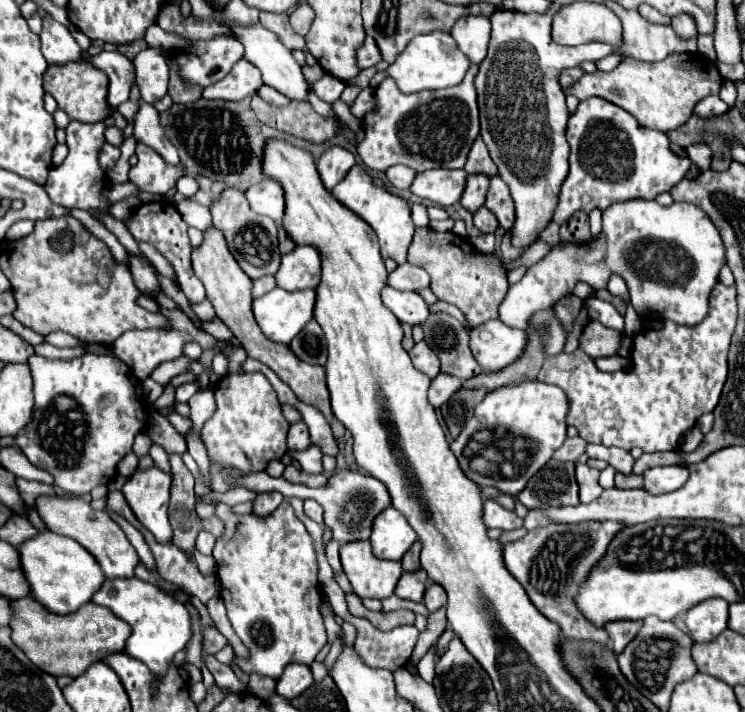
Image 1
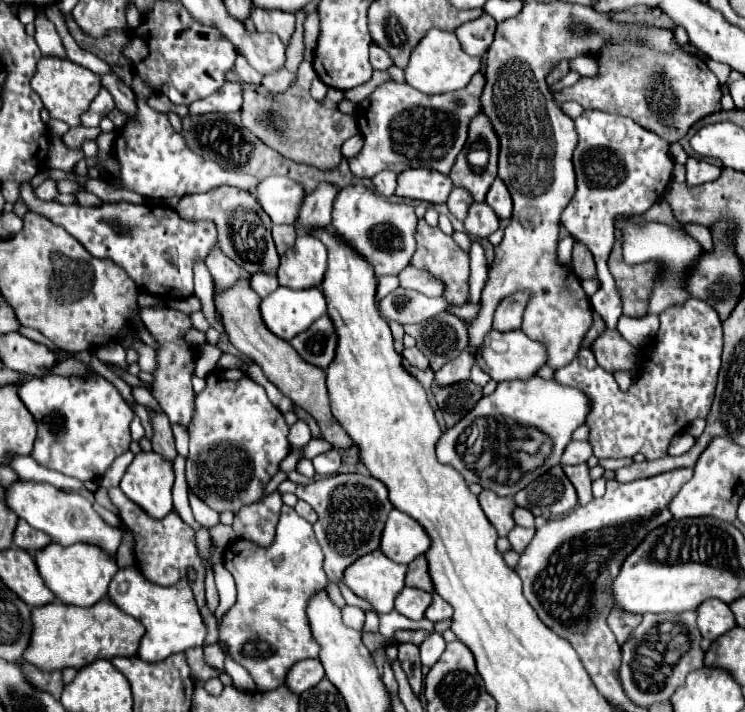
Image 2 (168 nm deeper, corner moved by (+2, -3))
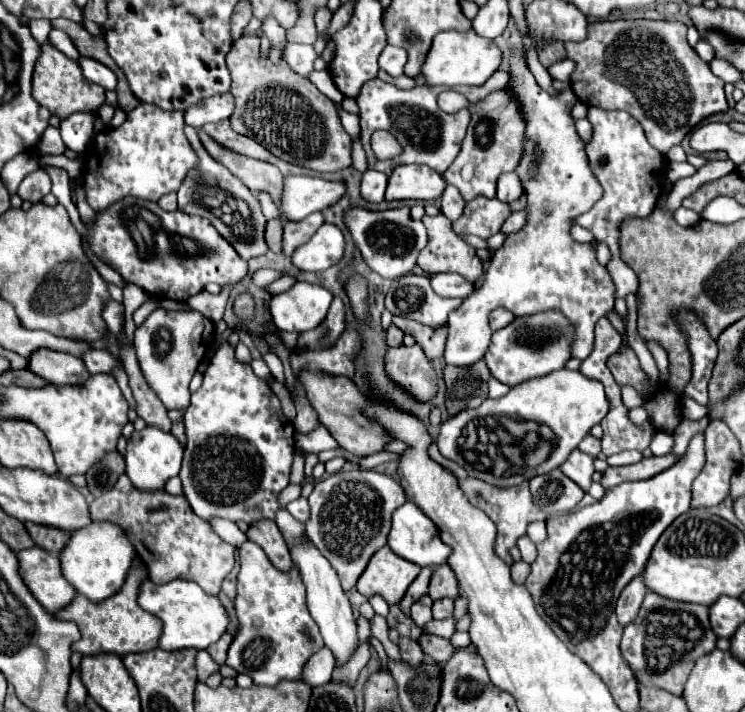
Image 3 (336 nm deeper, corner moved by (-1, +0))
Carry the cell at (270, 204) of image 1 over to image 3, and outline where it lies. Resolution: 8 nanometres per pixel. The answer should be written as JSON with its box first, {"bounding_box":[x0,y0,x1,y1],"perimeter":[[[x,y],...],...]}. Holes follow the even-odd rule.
{"bounding_box":[280,175,344,221],"perimeter":[[[288,175],[280,199],[280,211],[288,221],[300,221],[314,211],[322,211],[344,195],[342,183],[330,183],[318,177]]]}

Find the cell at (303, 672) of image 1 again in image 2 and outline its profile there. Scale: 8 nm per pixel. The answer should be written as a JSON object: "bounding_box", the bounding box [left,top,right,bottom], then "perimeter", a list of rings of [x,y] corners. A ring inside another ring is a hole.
{"bounding_box":[287,658,325,694],"perimeter":[[[307,658],[297,662],[287,676],[287,686],[295,694],[303,694],[305,690],[317,686],[325,678],[325,670],[319,662],[319,658]]]}

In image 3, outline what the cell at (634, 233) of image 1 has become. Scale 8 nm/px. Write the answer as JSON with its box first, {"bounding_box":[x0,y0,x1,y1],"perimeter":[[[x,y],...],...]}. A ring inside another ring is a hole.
{"bounding_box":[490,307,514,331],"perimeter":[[[498,307],[498,309],[494,309],[494,311],[490,313],[490,327],[492,327],[492,331],[498,331],[498,329],[502,329],[504,325],[510,325],[512,321],[514,321],[514,313],[510,313],[508,309]]]}

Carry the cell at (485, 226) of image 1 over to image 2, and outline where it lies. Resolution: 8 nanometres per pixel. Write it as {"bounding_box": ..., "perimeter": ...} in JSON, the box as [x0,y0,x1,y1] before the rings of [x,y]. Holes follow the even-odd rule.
{"bounding_box":[463,202,499,238],"perimeter":[[[473,202],[463,224],[467,234],[475,238],[487,238],[491,232],[499,228],[499,218],[487,202]]]}

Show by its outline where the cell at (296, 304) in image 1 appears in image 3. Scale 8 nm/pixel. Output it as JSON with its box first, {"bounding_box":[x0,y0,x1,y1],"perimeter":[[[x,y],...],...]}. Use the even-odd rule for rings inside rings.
{"bounding_box":[270,281,332,331],"perimeter":[[[298,281],[270,301],[272,321],[280,331],[308,331],[320,325],[332,303],[332,293],[320,285]]]}

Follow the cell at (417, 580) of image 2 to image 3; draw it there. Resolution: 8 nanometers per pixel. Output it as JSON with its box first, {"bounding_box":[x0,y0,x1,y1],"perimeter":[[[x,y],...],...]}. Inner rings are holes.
{"bounding_box":[428,565,458,601],"perimeter":[[[436,565],[434,573],[432,573],[432,581],[428,587],[428,595],[436,601],[442,597],[450,597],[456,599],[458,593],[458,583],[456,577],[452,573],[452,569],[448,569],[448,565]]]}

